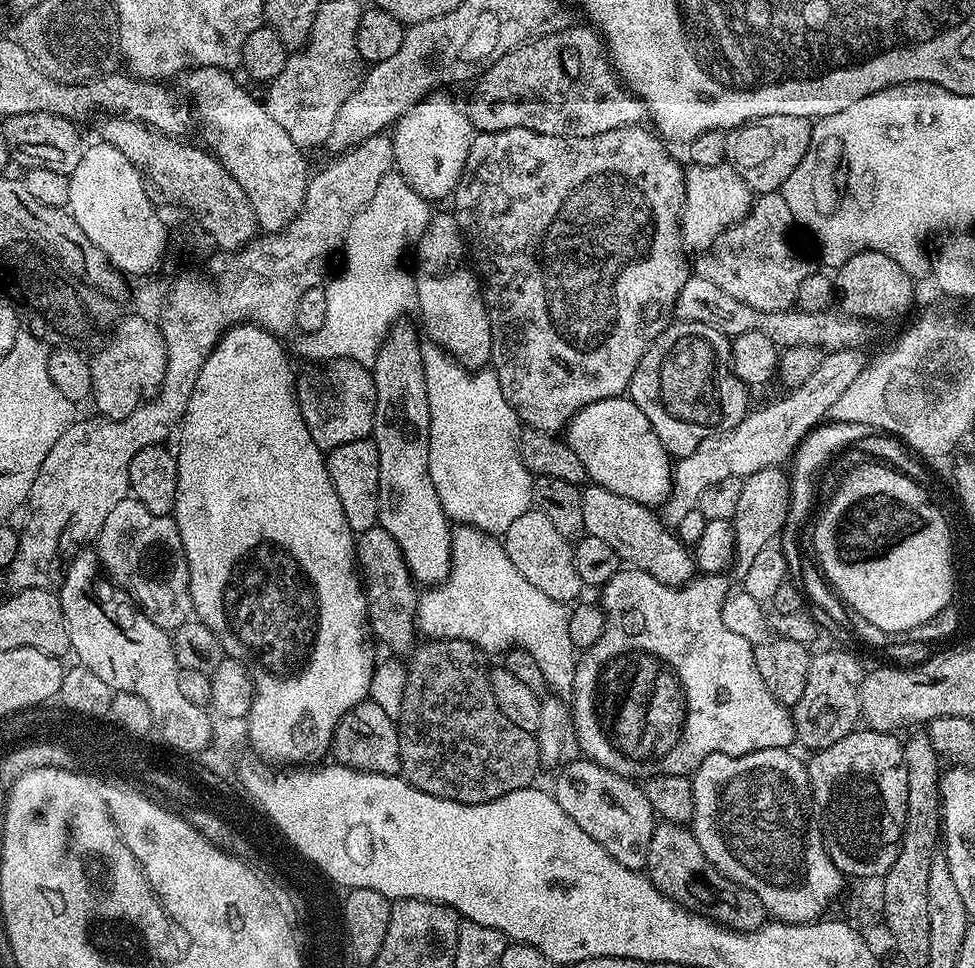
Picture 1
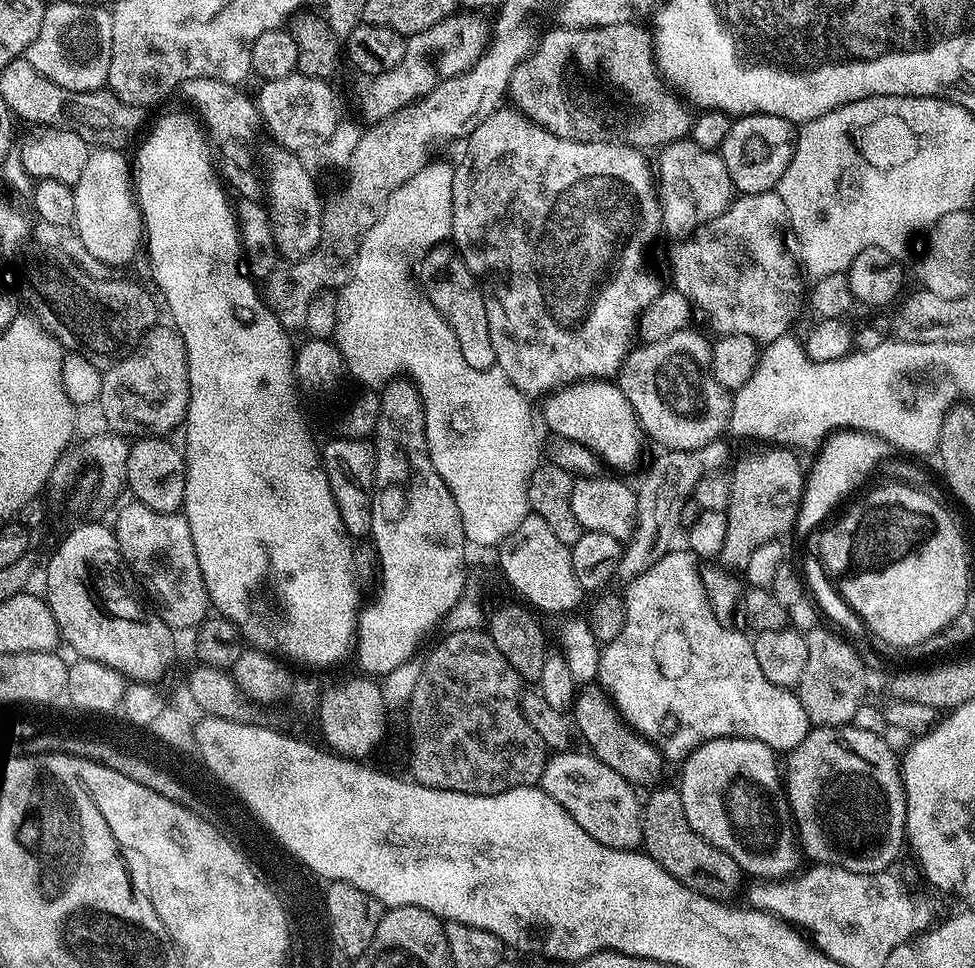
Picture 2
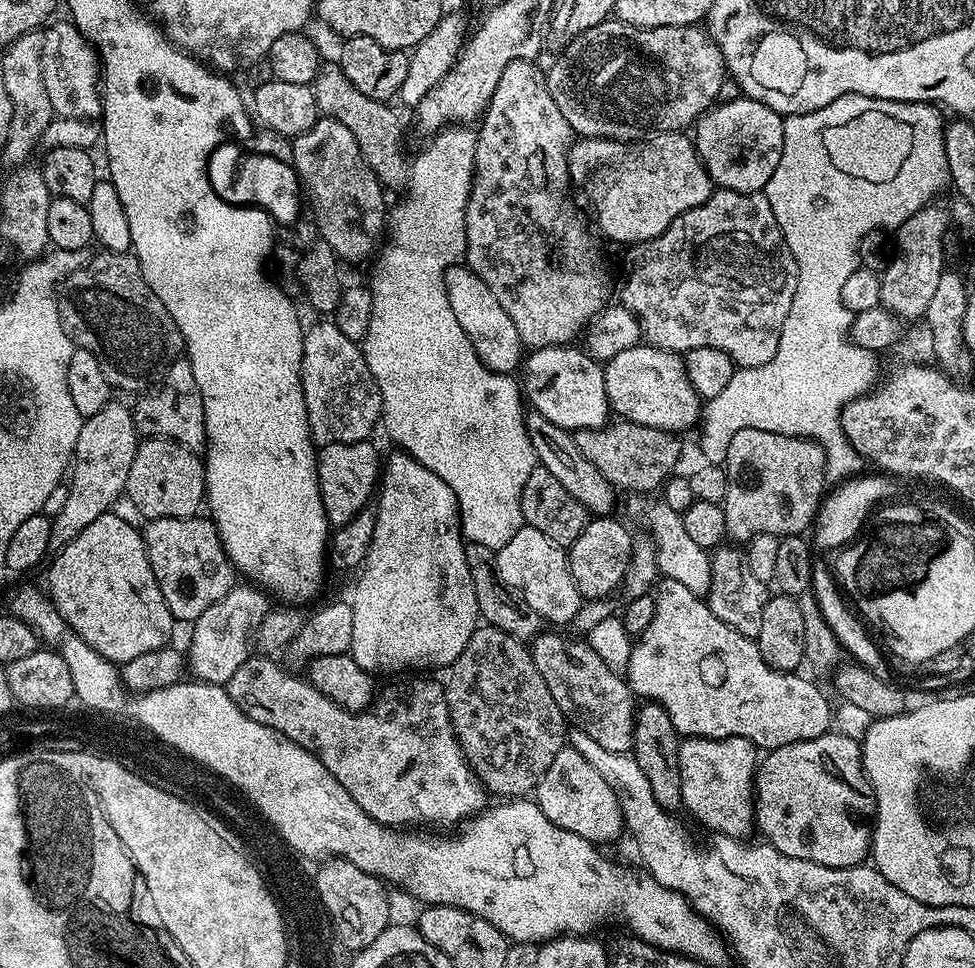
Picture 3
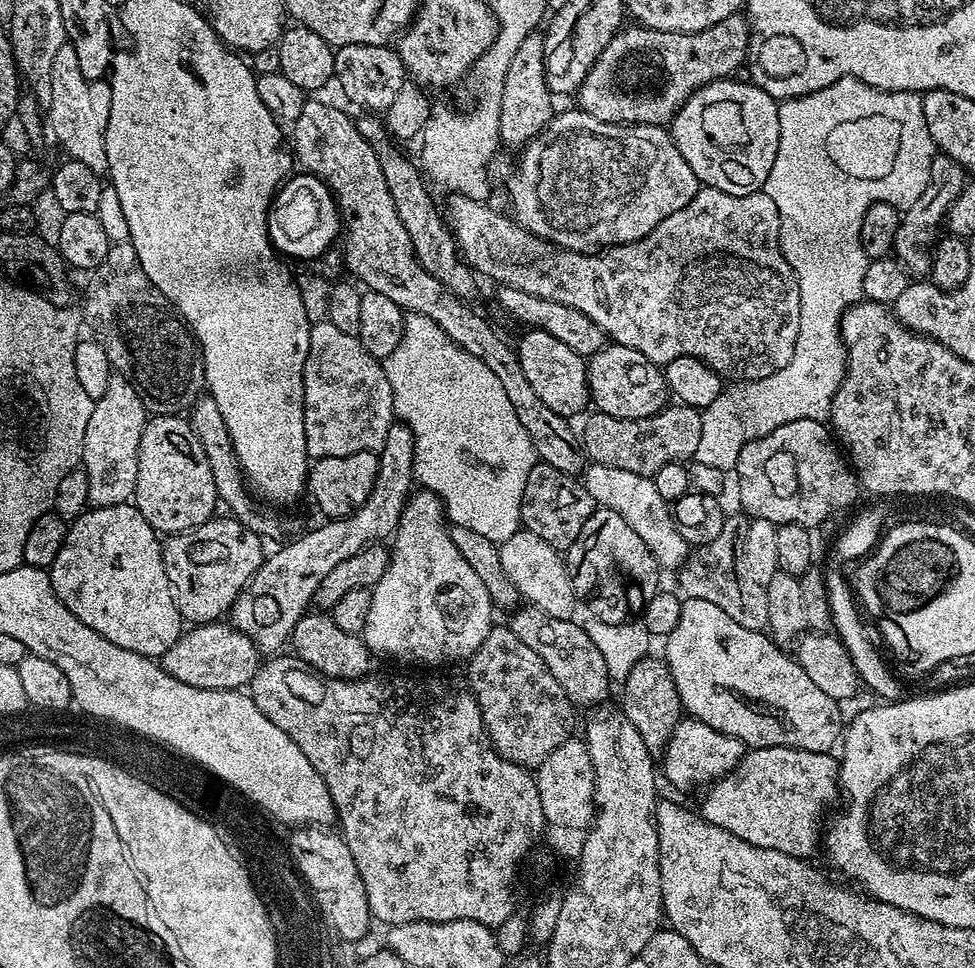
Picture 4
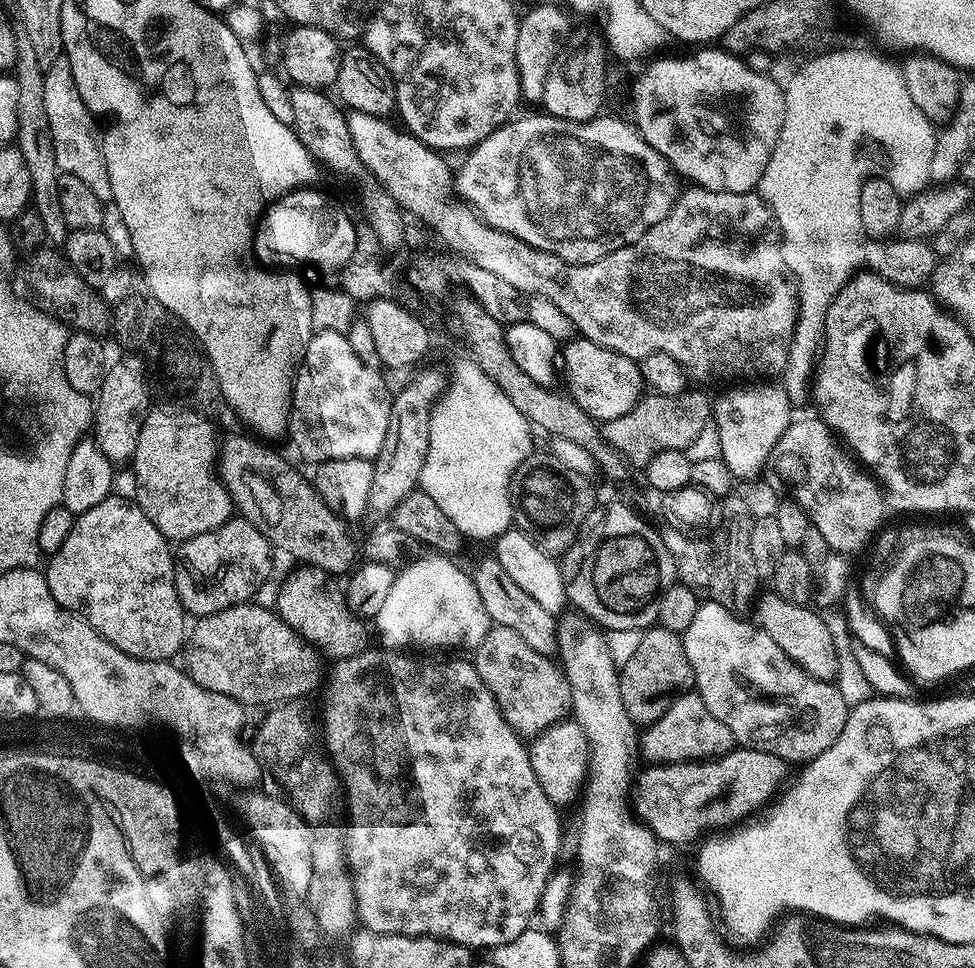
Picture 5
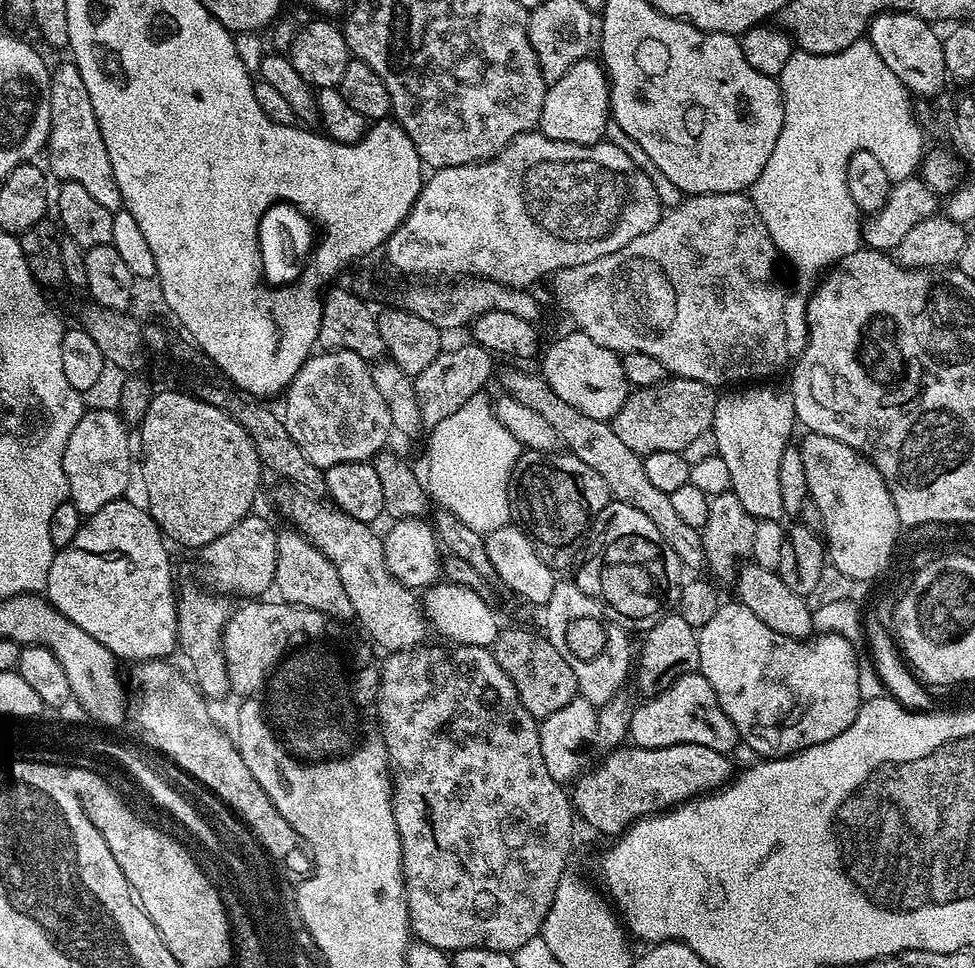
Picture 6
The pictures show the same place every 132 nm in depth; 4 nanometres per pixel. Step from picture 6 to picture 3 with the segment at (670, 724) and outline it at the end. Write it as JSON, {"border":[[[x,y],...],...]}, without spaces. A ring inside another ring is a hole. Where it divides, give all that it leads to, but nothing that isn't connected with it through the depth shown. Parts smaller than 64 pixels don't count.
{"border":[[[705,736],[684,738],[678,744],[680,789],[683,807],[712,834],[748,838],[754,832],[754,781],[758,749],[746,738],[731,736],[708,740]]]}

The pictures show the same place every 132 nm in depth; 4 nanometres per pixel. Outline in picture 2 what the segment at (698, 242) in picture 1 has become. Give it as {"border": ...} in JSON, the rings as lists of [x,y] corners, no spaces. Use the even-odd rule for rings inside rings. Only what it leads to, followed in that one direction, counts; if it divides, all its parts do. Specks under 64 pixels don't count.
{"border":[[[685,138],[663,145],[658,155],[660,157],[654,160],[654,176],[658,181],[658,220],[672,238],[691,233],[697,224],[713,220],[727,210],[734,199],[734,189],[719,151],[703,148]]]}

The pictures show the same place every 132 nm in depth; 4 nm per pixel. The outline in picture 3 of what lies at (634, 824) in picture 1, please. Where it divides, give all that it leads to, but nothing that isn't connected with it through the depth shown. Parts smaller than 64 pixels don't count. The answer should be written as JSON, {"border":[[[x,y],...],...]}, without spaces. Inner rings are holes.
{"border":[[[567,746],[560,749],[560,755],[550,762],[546,774],[542,774],[539,784],[534,789],[534,803],[554,822],[554,826],[562,826],[562,830],[571,830],[574,834],[603,846],[608,836],[616,840],[626,828],[626,821],[616,792],[600,780],[598,770],[582,758],[582,754]]]}

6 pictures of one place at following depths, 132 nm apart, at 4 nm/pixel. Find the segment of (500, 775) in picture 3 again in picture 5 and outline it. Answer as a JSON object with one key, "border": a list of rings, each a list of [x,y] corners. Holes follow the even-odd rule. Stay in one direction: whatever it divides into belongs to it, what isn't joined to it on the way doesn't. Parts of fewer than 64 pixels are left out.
{"border":[[[499,626],[489,627],[486,638],[482,638],[482,642],[474,650],[474,663],[482,682],[496,699],[500,713],[506,718],[506,722],[514,729],[517,736],[538,737],[548,728],[561,723],[571,713],[572,691],[568,685],[568,679],[564,677],[563,667],[553,657],[538,654],[538,650],[530,647],[520,635],[514,634],[514,630]]]}

